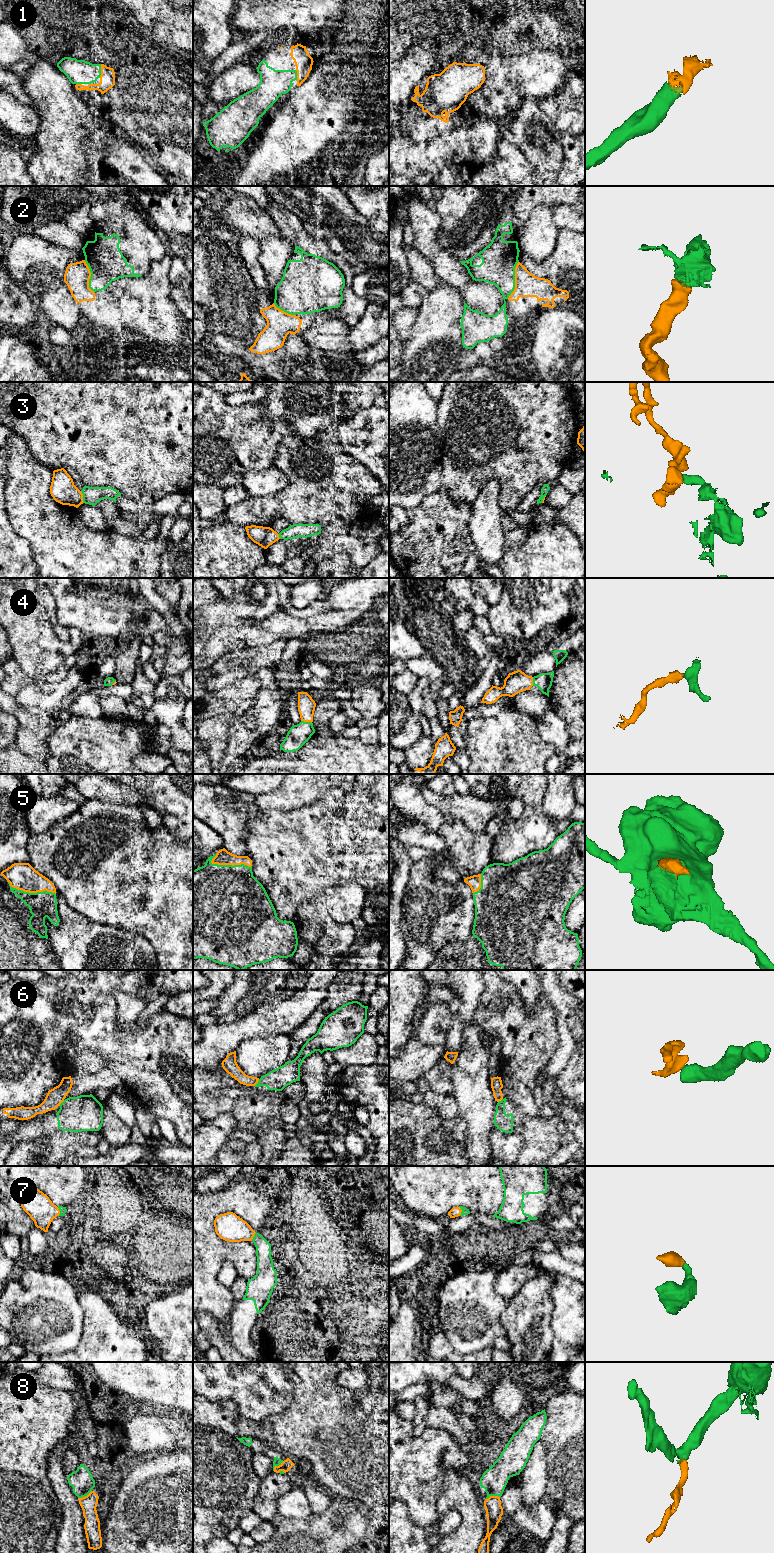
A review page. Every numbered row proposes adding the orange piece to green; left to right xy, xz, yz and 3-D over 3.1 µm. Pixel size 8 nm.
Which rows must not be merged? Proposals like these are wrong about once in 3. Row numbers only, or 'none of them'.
3, 6

